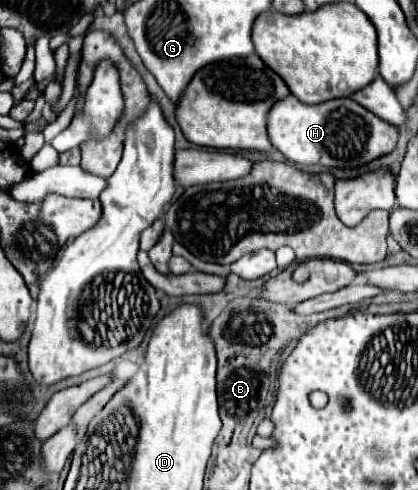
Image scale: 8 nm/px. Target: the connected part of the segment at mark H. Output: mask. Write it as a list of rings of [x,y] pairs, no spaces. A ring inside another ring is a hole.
[[[292,94],[272,106],[268,114],[268,136],[286,160],[294,164],[320,164],[324,168],[360,168],[384,154],[390,154],[398,144],[398,128],[384,122],[352,98],[328,100],[322,104],[304,104]]]

